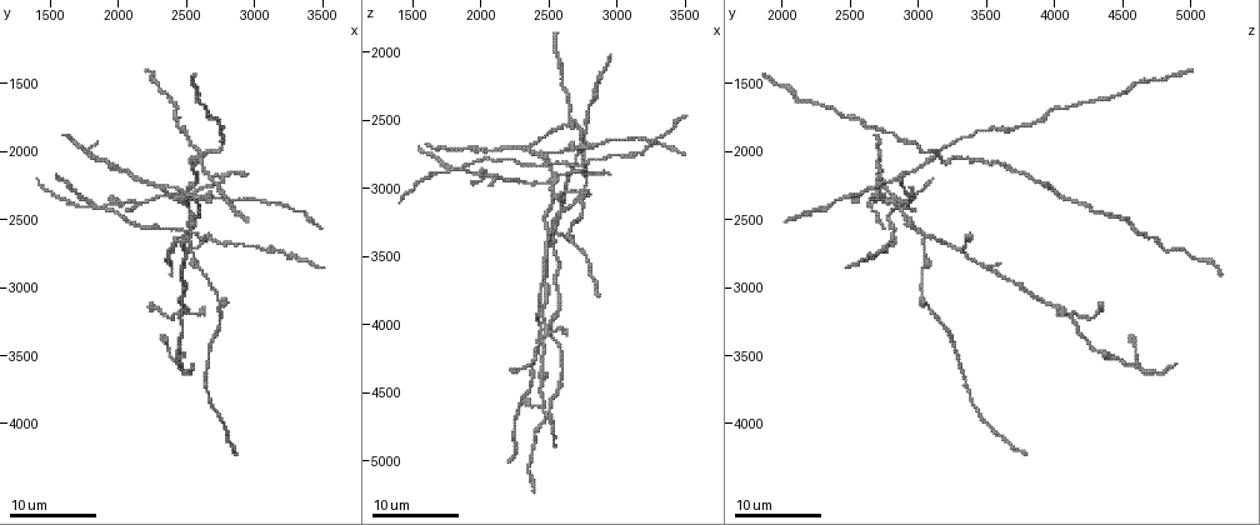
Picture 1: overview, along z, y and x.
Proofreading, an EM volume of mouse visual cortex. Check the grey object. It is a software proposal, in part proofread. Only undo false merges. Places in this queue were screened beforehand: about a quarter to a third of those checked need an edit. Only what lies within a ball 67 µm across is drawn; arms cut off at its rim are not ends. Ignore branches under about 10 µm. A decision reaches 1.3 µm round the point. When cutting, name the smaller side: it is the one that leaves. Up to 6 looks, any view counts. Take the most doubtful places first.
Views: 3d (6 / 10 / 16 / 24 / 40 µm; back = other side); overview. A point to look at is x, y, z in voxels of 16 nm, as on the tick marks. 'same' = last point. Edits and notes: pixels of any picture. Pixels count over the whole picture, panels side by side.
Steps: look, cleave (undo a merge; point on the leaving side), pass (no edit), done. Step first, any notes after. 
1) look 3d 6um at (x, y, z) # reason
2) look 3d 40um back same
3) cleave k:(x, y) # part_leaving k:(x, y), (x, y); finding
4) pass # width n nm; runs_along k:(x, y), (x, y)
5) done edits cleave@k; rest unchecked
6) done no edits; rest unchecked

look 3d 16um at (2460, 2360, 2780) # a fork

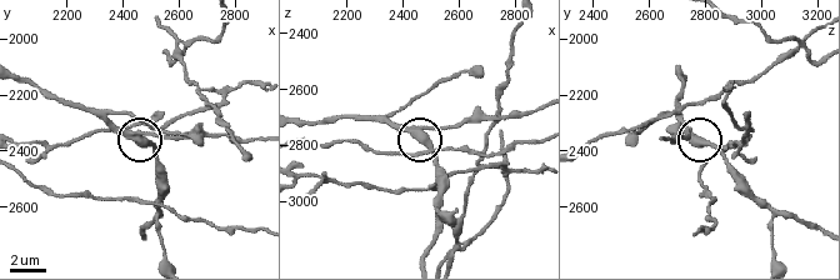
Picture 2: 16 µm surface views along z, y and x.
cleave 2:(441, 126) # part_leaving 2:(415, 128), (454, 128), (539, 110); two cells meet here

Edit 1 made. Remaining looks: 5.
look overview # see it whole again

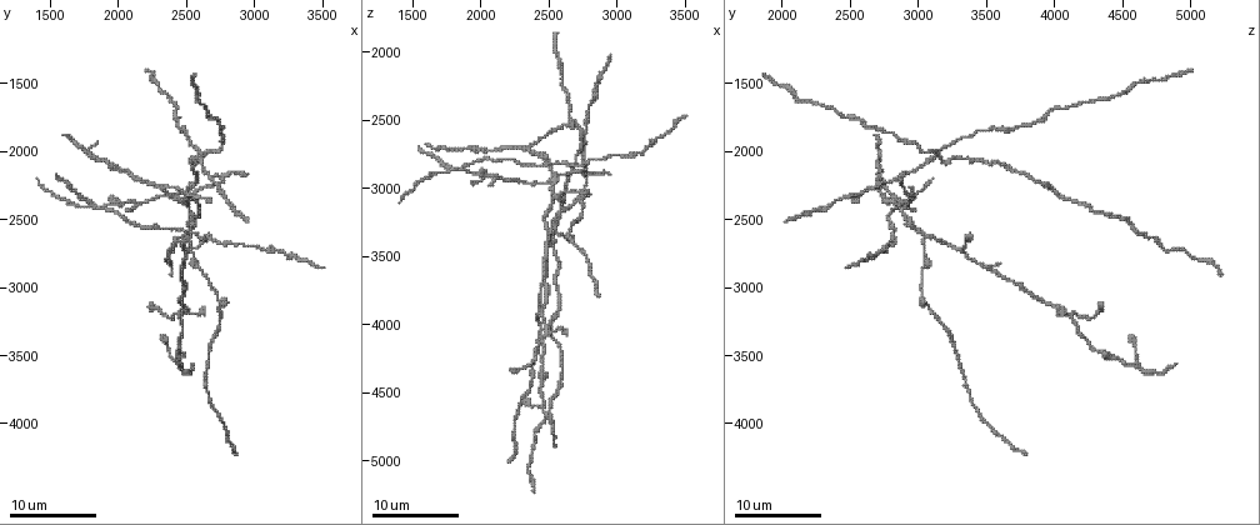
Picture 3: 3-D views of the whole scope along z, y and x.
look 3d 6um at (2520, 2620, 3080) # thin arm on a thick one

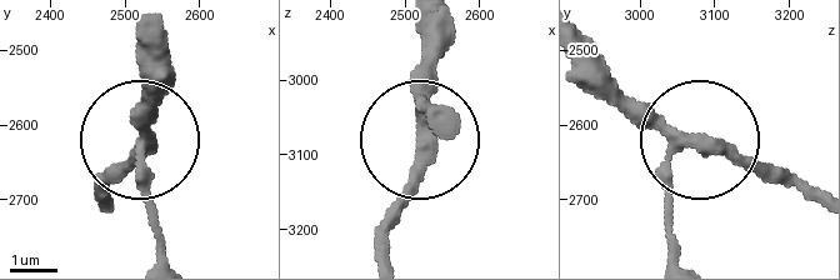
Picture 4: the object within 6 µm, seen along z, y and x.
pass # arms 3; runs_along 4:(139, 41), (139, 184), (164, 256); continuous, no second cell

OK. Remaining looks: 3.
look 3d 6um at (2480, 3160, 4020) # thick turns thin

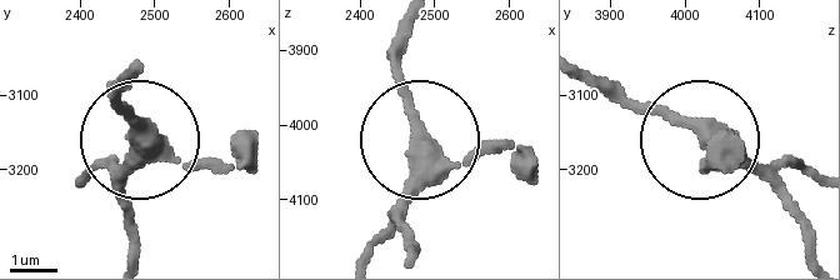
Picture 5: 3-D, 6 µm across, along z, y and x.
look 3d 6um back at (2480, 3135, 4010)

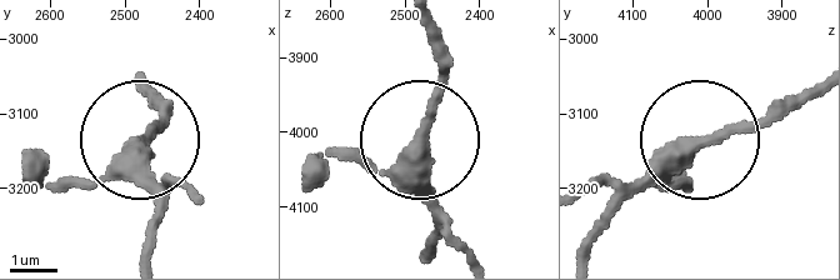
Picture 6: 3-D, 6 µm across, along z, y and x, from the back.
pass # width 320 nm; runs_along 6:(145, 75), (158, 103), (145, 146), (158, 238); all the same cell

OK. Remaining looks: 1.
done edits cleave@2; rest unchecked

